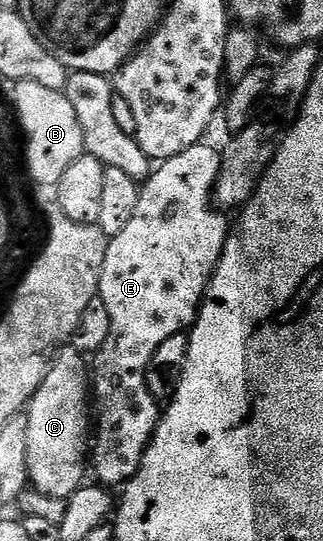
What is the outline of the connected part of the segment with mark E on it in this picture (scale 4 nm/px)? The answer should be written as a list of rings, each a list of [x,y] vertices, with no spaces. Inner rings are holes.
[[[203,141],[192,145],[192,149],[184,149],[184,153],[176,153],[176,157],[163,159],[151,170],[149,179],[145,180],[140,187],[140,202],[136,204],[136,213],[128,221],[128,226],[121,233],[109,236],[104,253],[104,265],[100,273],[100,285],[98,286],[97,298],[104,301],[108,308],[108,321],[110,322],[110,332],[108,341],[99,351],[92,355],[92,399],[96,404],[96,422],[92,427],[92,475],[95,475],[97,482],[102,485],[119,483],[125,485],[130,478],[138,471],[140,461],[144,457],[146,447],[152,441],[154,431],[158,427],[160,418],[160,403],[154,400],[154,395],[150,392],[151,380],[148,378],[148,368],[156,349],[160,349],[161,343],[168,341],[176,333],[186,331],[194,326],[194,321],[198,317],[198,311],[202,307],[202,300],[206,297],[206,287],[210,283],[210,278],[214,276],[214,269],[218,265],[218,258],[222,255],[222,250],[226,244],[226,236],[230,234],[231,224],[226,224],[226,219],[221,210],[216,206],[214,198],[214,186],[220,173],[222,156],[219,148],[209,147],[209,142]]]

